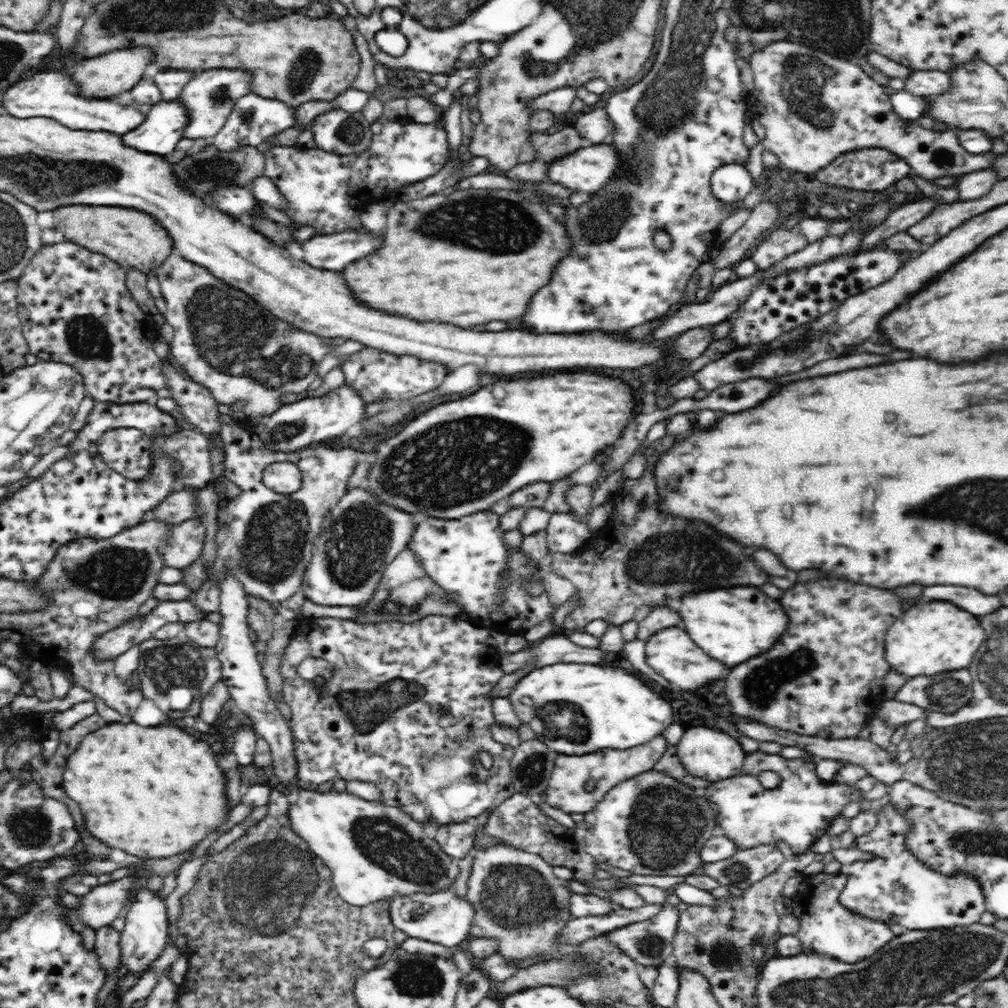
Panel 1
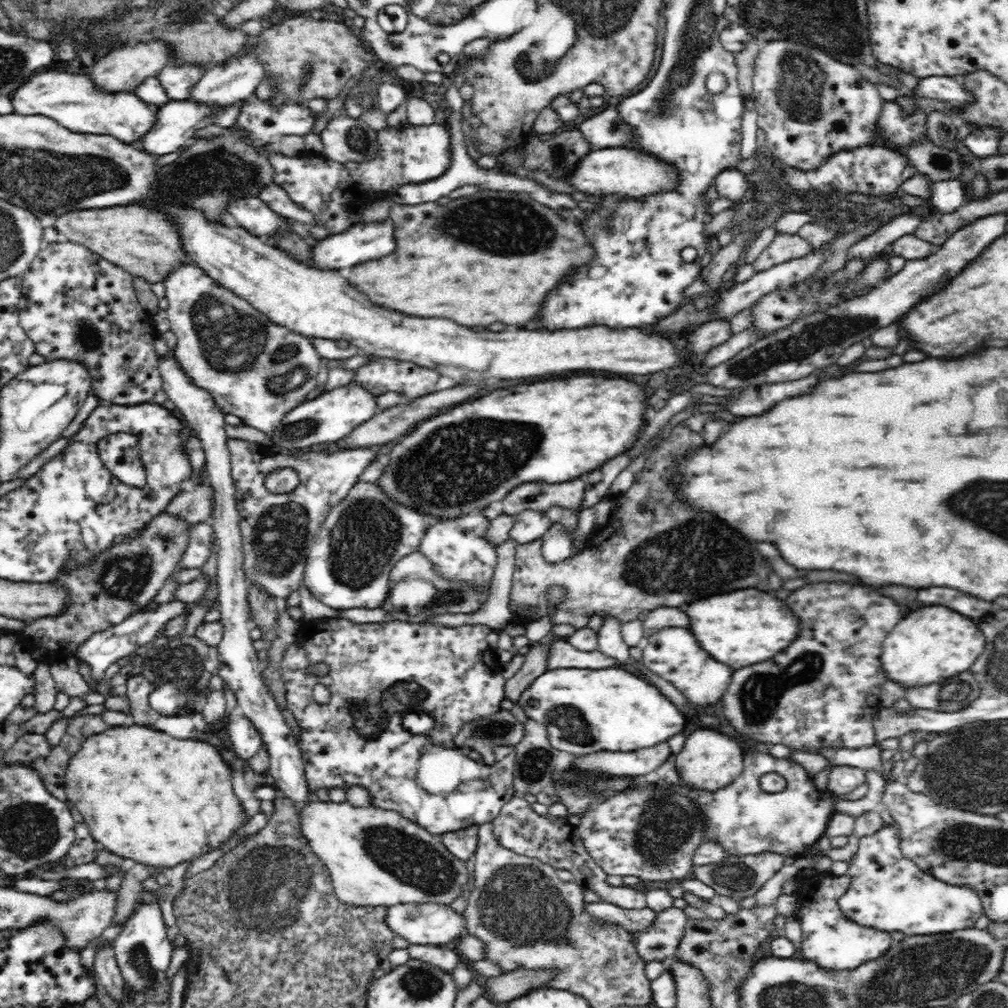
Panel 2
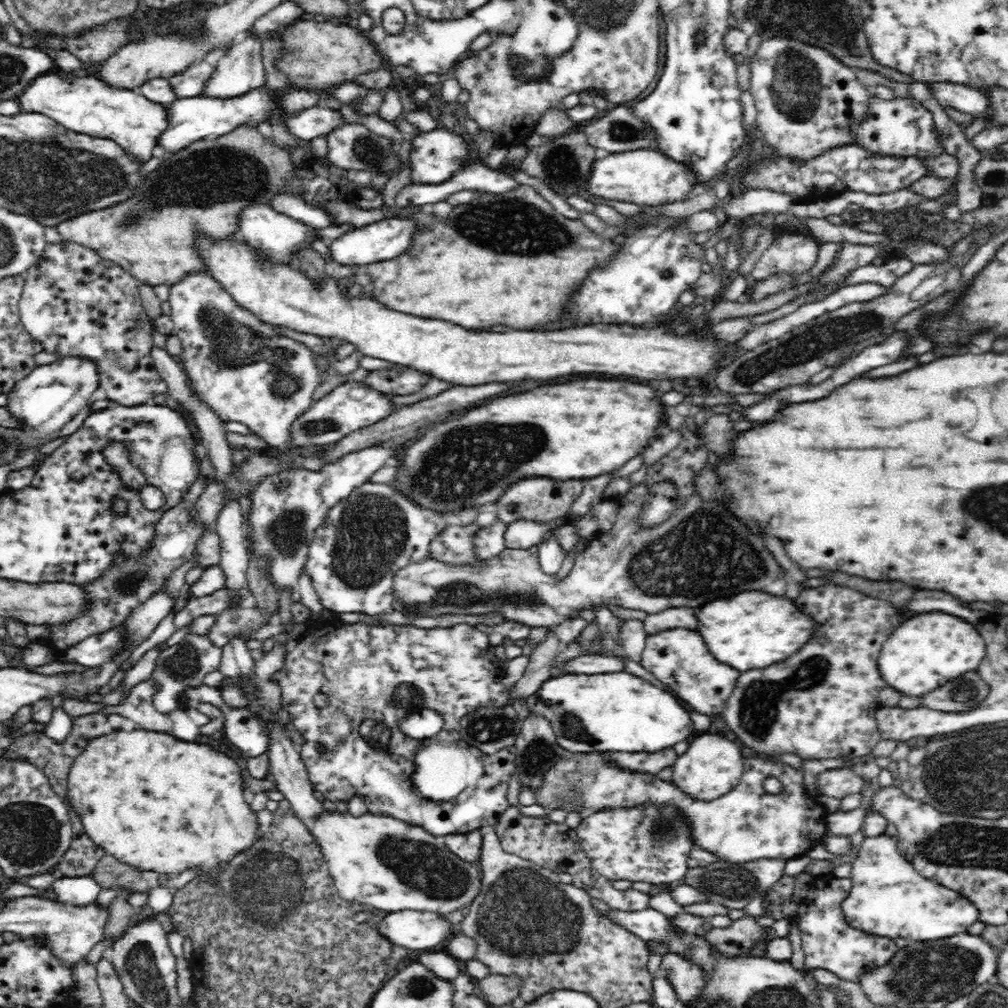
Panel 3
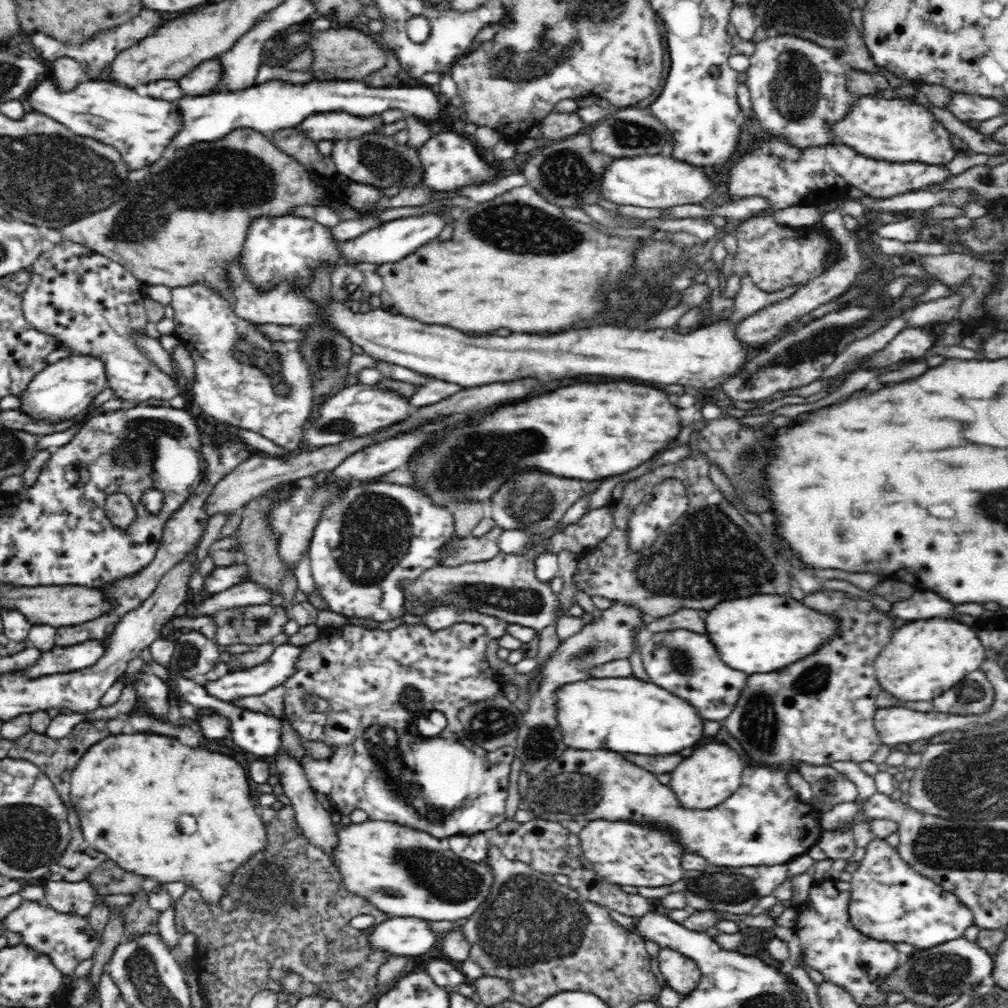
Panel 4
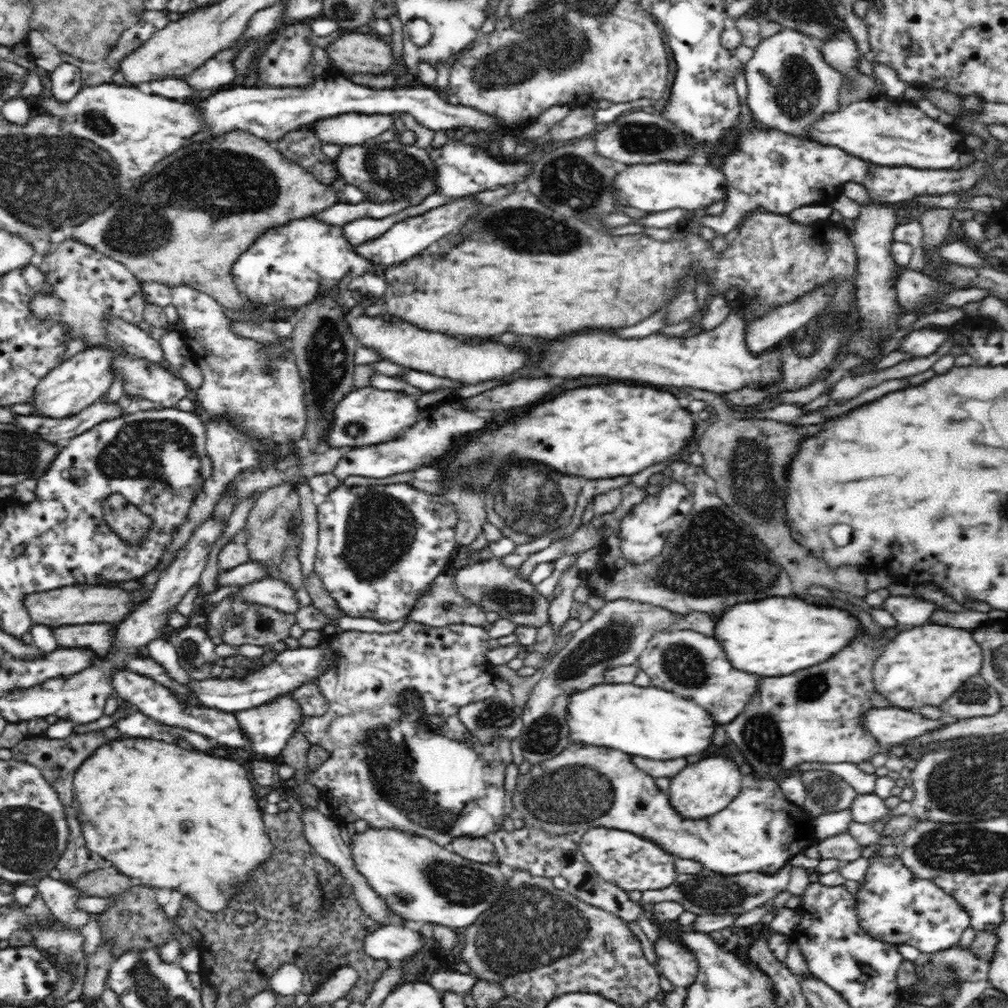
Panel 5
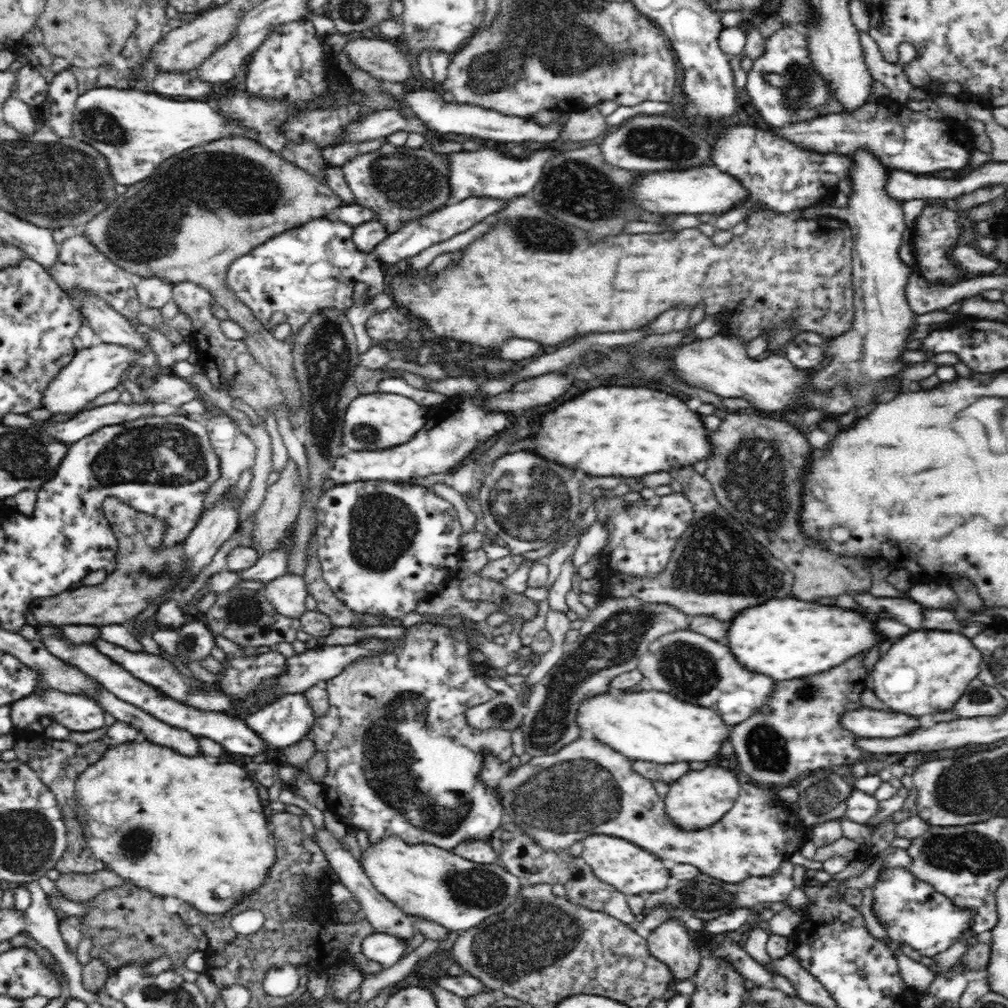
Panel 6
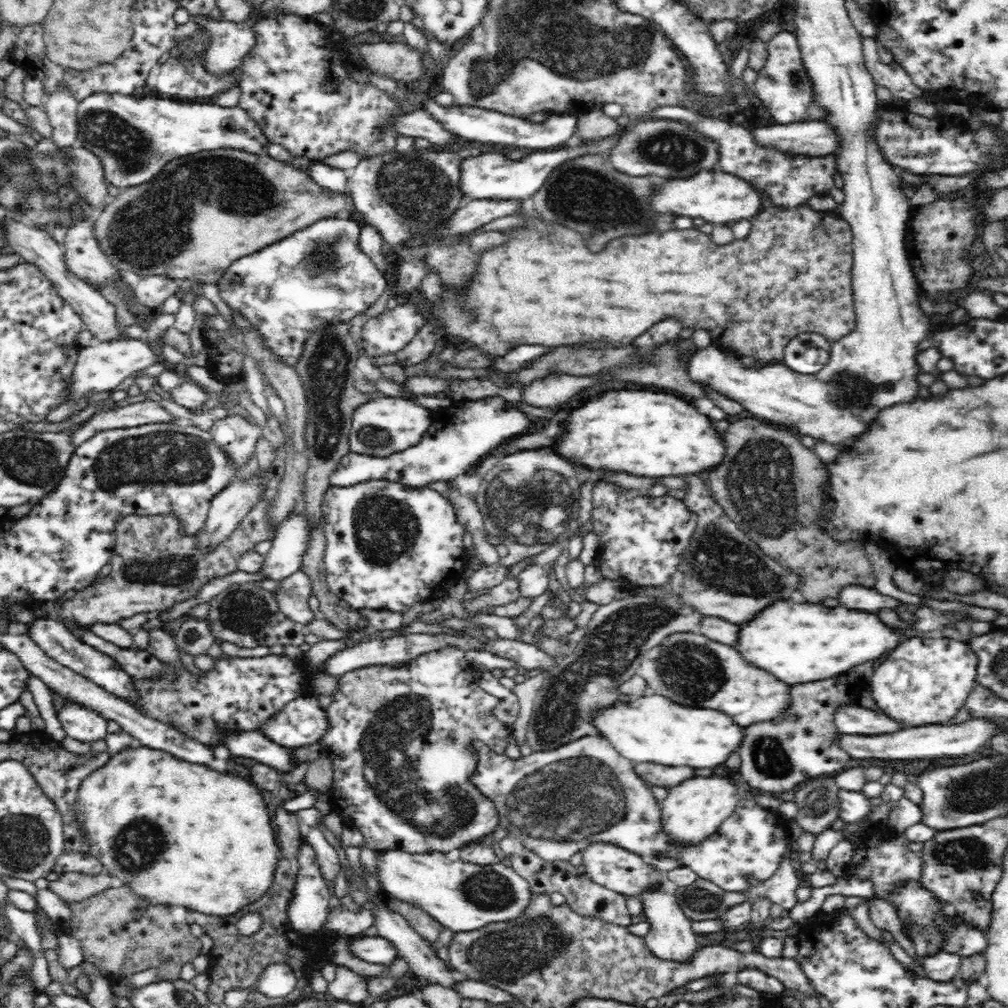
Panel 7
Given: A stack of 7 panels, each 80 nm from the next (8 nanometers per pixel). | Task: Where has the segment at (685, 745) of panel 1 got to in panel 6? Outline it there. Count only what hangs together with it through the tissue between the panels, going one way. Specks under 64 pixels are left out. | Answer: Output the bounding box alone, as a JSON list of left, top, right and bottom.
[664,766,740,831]

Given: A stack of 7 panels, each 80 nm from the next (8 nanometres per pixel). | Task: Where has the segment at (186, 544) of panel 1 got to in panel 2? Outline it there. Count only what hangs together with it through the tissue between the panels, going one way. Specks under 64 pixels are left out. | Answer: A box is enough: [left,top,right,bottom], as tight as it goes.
[180,524,214,569]

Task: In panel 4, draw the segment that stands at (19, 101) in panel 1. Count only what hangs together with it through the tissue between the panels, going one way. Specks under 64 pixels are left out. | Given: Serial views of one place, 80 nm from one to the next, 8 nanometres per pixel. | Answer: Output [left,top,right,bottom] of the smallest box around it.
[24,78,184,171]

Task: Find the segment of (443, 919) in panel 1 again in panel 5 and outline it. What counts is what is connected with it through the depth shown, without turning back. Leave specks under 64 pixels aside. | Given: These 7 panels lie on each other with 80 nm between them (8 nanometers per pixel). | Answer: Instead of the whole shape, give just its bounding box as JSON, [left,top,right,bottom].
[364,925,422,964]

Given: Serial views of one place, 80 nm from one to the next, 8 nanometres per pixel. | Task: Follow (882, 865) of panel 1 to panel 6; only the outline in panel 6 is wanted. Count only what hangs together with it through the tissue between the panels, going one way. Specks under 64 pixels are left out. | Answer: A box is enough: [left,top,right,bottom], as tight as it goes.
[874,867,972,961]

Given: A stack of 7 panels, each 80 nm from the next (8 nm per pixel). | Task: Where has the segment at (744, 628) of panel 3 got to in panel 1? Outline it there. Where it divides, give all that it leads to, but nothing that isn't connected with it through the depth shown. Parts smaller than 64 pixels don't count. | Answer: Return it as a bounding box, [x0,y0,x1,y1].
[680,586,787,668]

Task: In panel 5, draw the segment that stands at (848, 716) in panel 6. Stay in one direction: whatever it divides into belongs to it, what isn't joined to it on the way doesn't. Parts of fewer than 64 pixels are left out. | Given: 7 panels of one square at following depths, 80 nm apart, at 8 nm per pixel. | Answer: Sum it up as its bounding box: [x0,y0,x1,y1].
[862,706,949,746]

